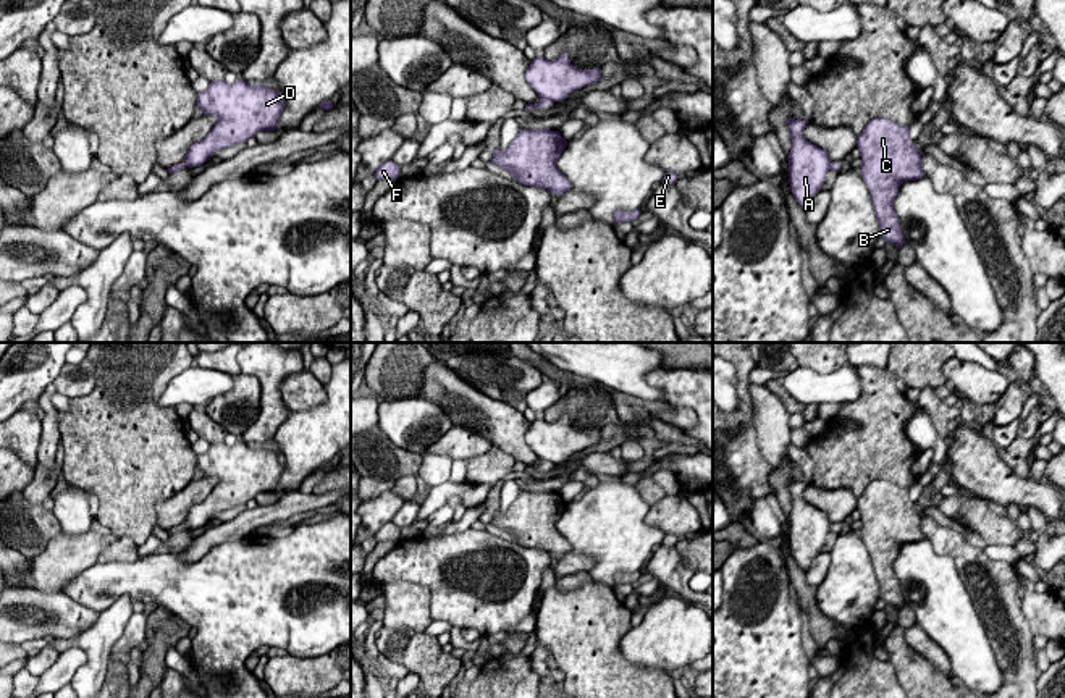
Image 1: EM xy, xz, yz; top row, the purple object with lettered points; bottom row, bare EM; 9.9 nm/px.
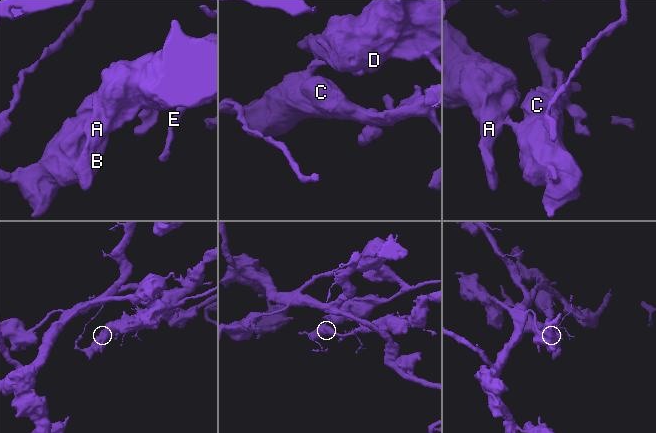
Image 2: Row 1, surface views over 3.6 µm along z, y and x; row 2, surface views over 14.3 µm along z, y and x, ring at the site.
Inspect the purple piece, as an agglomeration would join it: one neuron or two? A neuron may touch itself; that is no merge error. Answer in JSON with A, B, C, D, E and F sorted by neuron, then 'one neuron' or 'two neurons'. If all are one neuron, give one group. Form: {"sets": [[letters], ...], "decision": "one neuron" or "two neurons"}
{"sets": [["A", "D"], ["B", "C", "E", "F"]], "decision": "two neurons"}

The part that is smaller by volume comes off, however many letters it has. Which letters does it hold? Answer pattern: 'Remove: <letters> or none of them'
Remove: B, C, E, F

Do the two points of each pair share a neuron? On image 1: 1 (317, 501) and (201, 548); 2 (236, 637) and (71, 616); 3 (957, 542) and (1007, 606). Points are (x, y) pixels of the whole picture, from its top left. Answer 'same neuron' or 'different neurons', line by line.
1: same neuron
2: different neurons
3: same neuron

